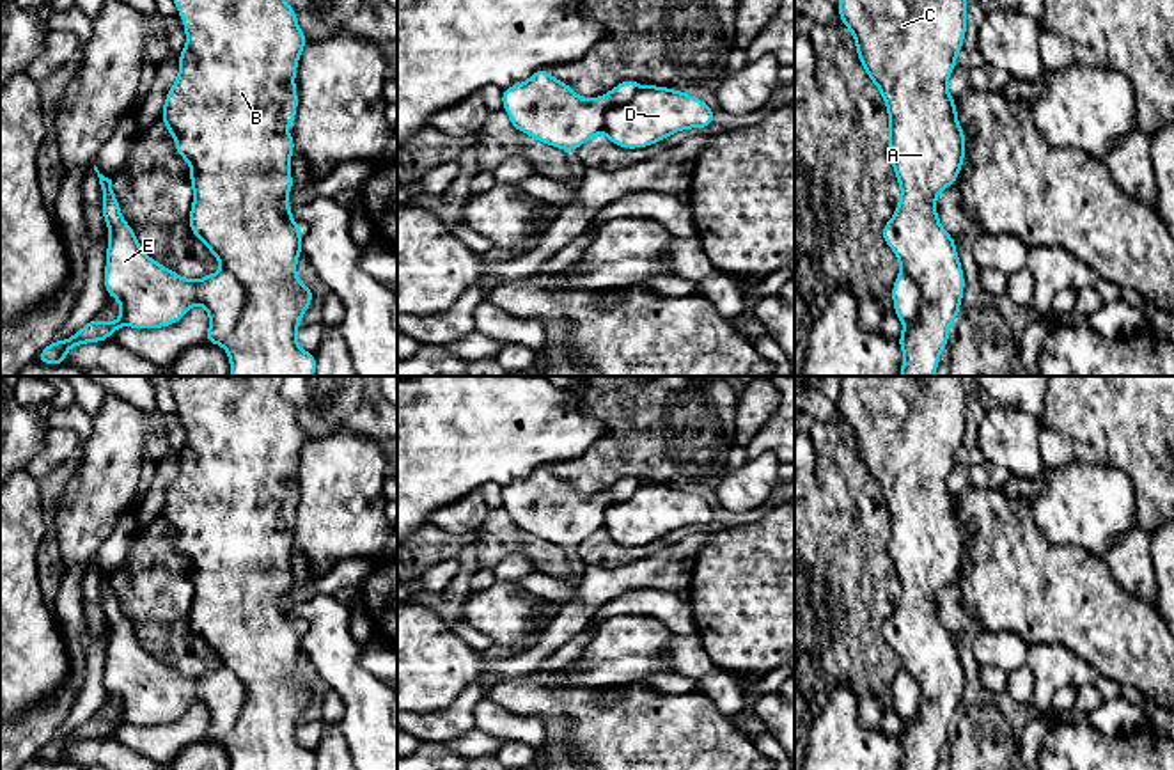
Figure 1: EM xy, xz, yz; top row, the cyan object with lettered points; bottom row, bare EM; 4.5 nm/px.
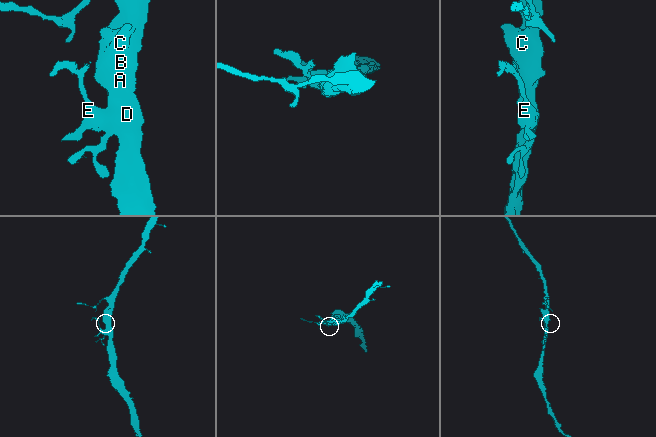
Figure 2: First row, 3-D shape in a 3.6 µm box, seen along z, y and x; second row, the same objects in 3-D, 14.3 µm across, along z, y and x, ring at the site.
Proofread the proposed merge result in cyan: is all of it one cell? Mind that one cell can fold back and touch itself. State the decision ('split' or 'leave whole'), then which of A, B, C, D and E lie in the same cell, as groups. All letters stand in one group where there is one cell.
split | A B C D / E

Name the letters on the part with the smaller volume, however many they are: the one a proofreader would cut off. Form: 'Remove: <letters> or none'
Remove: E

